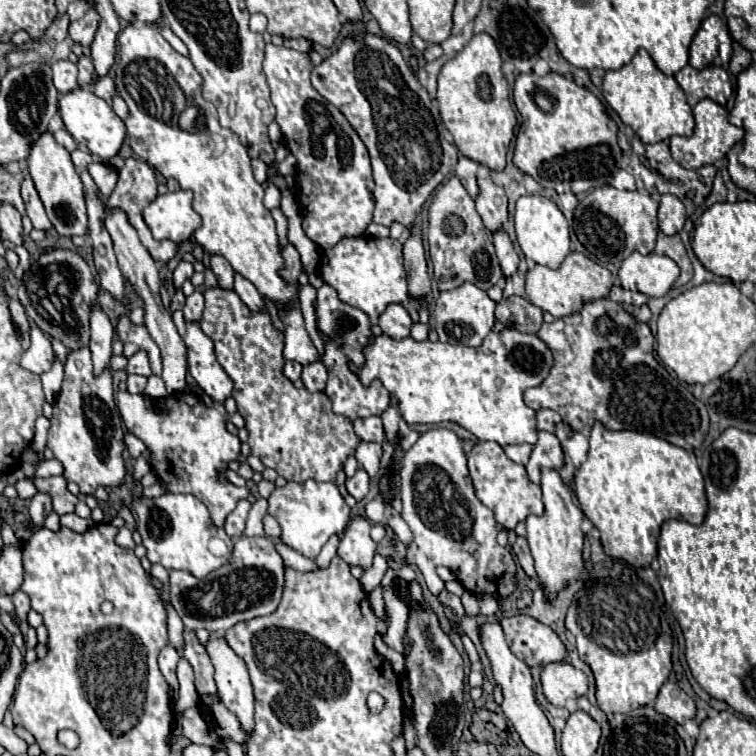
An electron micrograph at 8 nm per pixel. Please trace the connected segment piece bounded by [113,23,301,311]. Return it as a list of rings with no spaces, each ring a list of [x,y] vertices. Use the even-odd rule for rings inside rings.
[[[131,23],[117,35],[117,61],[115,61],[115,87],[117,95],[121,95],[131,111],[129,119],[125,121],[129,145],[131,149],[149,165],[153,165],[163,177],[175,177],[181,189],[193,191],[193,209],[201,215],[203,225],[193,235],[195,241],[209,253],[209,255],[223,255],[235,273],[249,279],[257,291],[277,305],[279,311],[287,311],[289,303],[299,301],[301,285],[297,281],[287,281],[281,277],[281,269],[285,267],[279,239],[275,233],[275,221],[269,209],[263,205],[263,187],[253,179],[251,163],[247,149],[241,145],[239,137],[223,129],[217,119],[217,109],[213,103],[205,101],[201,95],[201,75],[195,71],[191,61],[177,53],[153,27],[145,23]],[[173,81],[183,91],[187,105],[199,109],[203,121],[199,129],[183,131],[173,123]]]

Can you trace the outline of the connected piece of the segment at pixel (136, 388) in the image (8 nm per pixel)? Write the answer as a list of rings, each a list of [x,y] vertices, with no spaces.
[[[129,375],[127,377],[127,391],[129,393],[143,393],[145,385],[147,385],[147,379],[143,375]]]

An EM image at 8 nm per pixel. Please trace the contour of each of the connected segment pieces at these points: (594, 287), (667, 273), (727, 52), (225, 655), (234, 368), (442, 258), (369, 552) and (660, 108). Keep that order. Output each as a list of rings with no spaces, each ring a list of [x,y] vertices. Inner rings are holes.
[[[569,253],[569,257],[563,261],[559,269],[545,269],[541,265],[535,265],[533,269],[527,271],[527,295],[533,305],[539,309],[551,313],[553,317],[567,317],[579,311],[587,301],[603,299],[609,295],[613,287],[613,277],[609,269],[601,267],[593,259],[585,257],[583,253]]]
[[[631,253],[619,269],[619,283],[623,289],[637,289],[647,297],[663,297],[675,279],[679,267],[669,257],[649,253]]]
[[[709,15],[709,17],[705,17],[697,35],[691,41],[689,63],[695,69],[727,65],[731,59],[731,53],[733,53],[731,43],[733,43],[733,39],[729,35],[727,23],[717,15]]]
[[[211,637],[207,653],[215,665],[215,683],[223,705],[235,713],[247,735],[253,727],[253,685],[245,661],[229,647],[225,637]]]
[[[221,287],[203,289],[203,295],[205,311],[201,329],[213,339],[217,361],[235,383],[233,397],[237,401],[237,411],[245,419],[245,427],[249,431],[247,443],[251,447],[251,453],[257,455],[265,467],[275,469],[287,481],[335,481],[335,475],[343,467],[343,461],[347,455],[353,455],[359,445],[359,437],[353,431],[353,421],[333,413],[331,401],[325,397],[325,393],[309,393],[307,389],[297,389],[283,375],[283,333],[271,325],[269,313],[251,311],[235,291],[225,291]]]
[[[451,175],[441,183],[441,189],[433,195],[429,205],[429,255],[433,261],[433,277],[439,291],[455,289],[457,285],[471,281],[479,289],[487,291],[501,281],[503,273],[495,255],[493,235],[485,229],[479,213],[475,211],[475,201],[467,195],[461,181]]]
[[[355,515],[343,531],[337,555],[349,565],[361,565],[363,569],[369,569],[377,549],[377,543],[371,539],[369,531],[371,523],[363,515]]]
[[[639,49],[631,63],[617,71],[607,71],[603,79],[603,97],[617,111],[621,121],[629,125],[643,143],[667,141],[673,135],[693,135],[693,113],[685,99],[683,89],[677,85],[675,77],[663,75],[649,53]]]

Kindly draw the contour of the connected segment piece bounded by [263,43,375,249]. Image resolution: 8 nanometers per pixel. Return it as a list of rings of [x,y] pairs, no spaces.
[[[265,47],[265,61],[263,71],[267,75],[269,87],[271,87],[271,103],[277,109],[275,121],[279,123],[283,137],[287,141],[289,151],[297,157],[297,169],[299,169],[299,203],[301,203],[301,219],[303,219],[303,231],[305,235],[317,243],[319,249],[329,249],[337,245],[345,237],[359,237],[365,233],[367,225],[371,223],[371,213],[375,207],[373,199],[373,177],[371,177],[371,165],[369,165],[369,153],[359,139],[357,131],[349,125],[347,117],[329,103],[309,81],[313,65],[309,65],[307,53],[297,53],[287,47]]]

